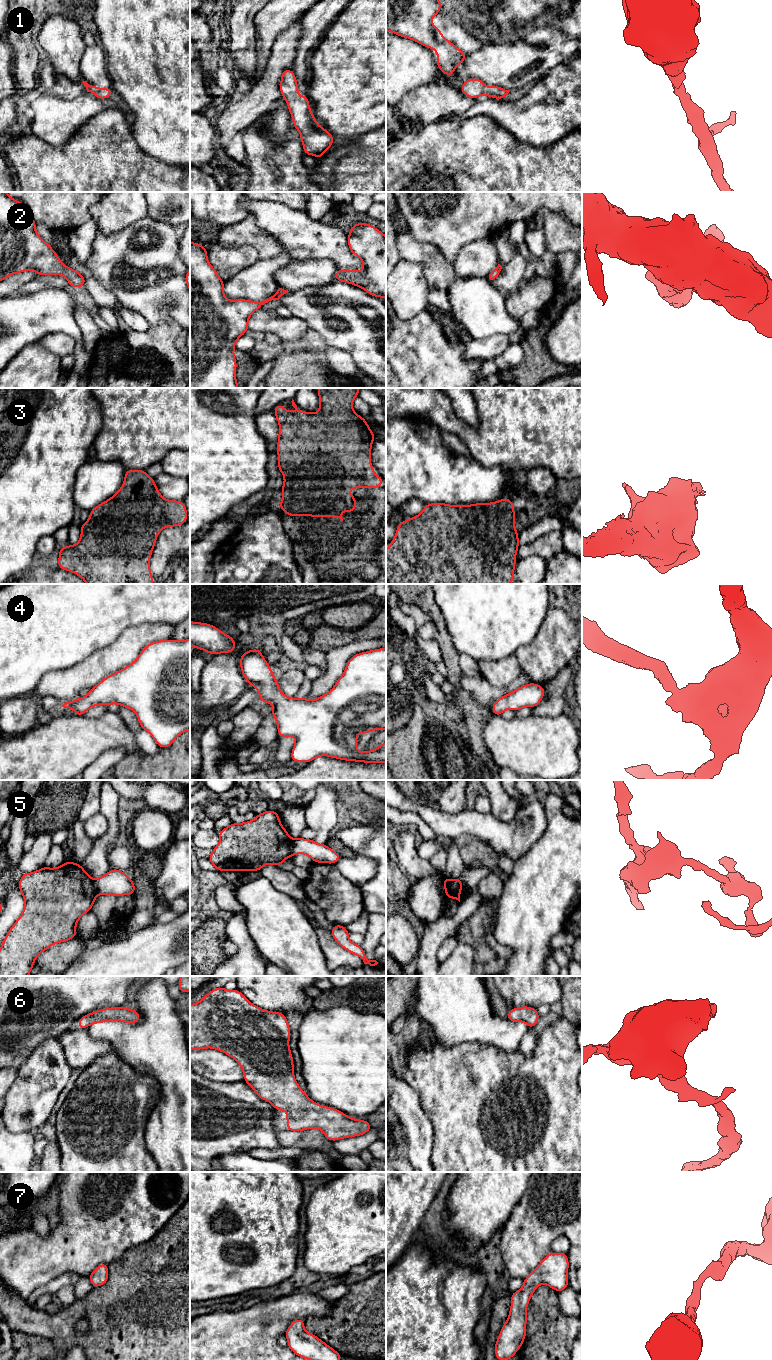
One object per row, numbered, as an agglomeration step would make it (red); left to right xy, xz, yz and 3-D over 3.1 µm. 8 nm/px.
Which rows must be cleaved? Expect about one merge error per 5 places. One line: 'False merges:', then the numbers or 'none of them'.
False merges: 5

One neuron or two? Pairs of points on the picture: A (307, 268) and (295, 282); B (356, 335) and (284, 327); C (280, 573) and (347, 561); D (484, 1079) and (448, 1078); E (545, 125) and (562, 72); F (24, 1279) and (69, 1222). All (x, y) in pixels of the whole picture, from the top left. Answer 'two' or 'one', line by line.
A: one
B: two
C: two
D: one
E: one
F: one

